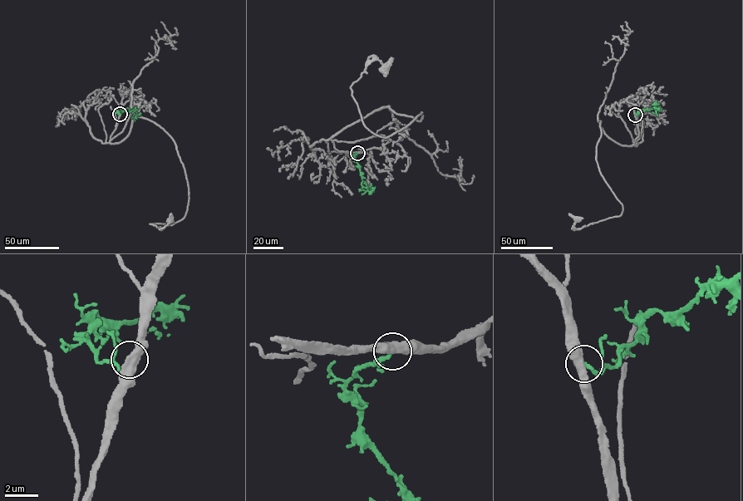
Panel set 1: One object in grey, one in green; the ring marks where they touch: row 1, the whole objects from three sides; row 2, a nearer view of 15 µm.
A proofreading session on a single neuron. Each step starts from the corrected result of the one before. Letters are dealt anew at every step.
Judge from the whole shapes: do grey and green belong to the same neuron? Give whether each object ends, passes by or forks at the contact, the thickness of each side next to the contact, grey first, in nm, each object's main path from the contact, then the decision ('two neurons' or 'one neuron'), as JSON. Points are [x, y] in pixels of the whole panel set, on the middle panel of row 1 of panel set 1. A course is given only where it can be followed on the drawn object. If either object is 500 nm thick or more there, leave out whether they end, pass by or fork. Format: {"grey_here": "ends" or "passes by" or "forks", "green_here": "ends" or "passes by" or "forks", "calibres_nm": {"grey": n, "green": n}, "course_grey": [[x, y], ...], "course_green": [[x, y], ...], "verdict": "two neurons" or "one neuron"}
{"calibres_nm": {"grey": 500, "green": 200}, "course_grey": [[357, 152], [331, 139], [382, 107], [421, 120], [386, 137], [365, 125], [350, 87], [371, 62], [385, 67]], "course_green": [[357, 152], [353, 155], [367, 190], [361, 184], [362, 180]], "verdict": "two neurons"}

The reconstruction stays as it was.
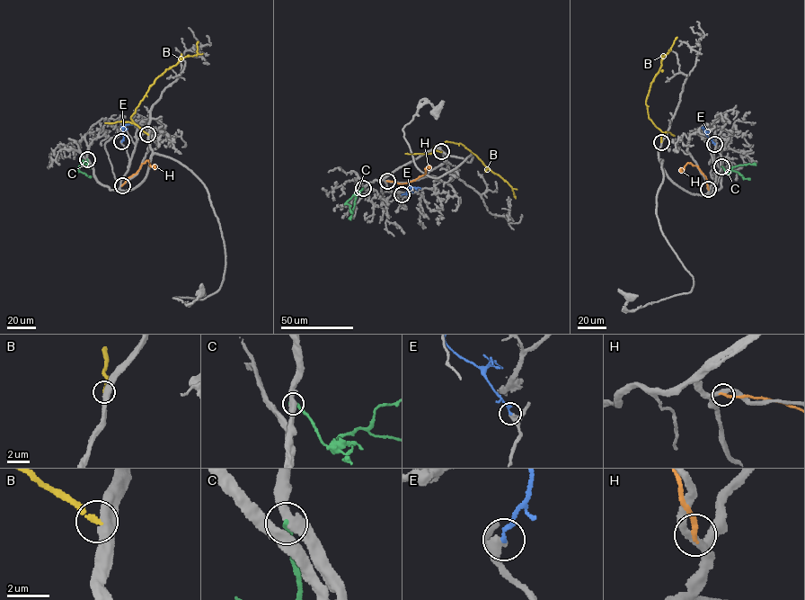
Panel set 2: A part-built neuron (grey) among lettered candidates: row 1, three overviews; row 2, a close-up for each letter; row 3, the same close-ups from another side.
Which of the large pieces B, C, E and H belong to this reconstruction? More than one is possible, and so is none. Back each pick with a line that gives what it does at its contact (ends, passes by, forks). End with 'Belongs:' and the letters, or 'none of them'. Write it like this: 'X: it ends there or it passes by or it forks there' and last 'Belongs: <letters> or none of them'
Belongs: none of them

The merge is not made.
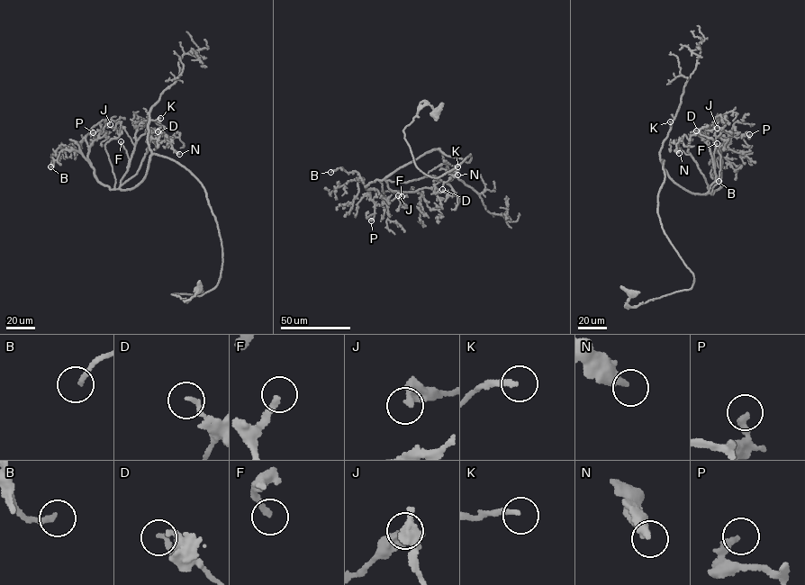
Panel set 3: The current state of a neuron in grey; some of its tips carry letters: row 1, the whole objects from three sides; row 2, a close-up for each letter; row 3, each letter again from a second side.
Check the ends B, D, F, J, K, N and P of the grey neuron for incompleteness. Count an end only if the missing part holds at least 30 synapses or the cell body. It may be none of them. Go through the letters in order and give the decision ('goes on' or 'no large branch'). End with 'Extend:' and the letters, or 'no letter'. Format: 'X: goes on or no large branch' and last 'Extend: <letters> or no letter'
B: no large branch
D: no large branch
F: goes on
J: no large branch
K: goes on
N: no large branch
P: no large branch
Extend: F, K

